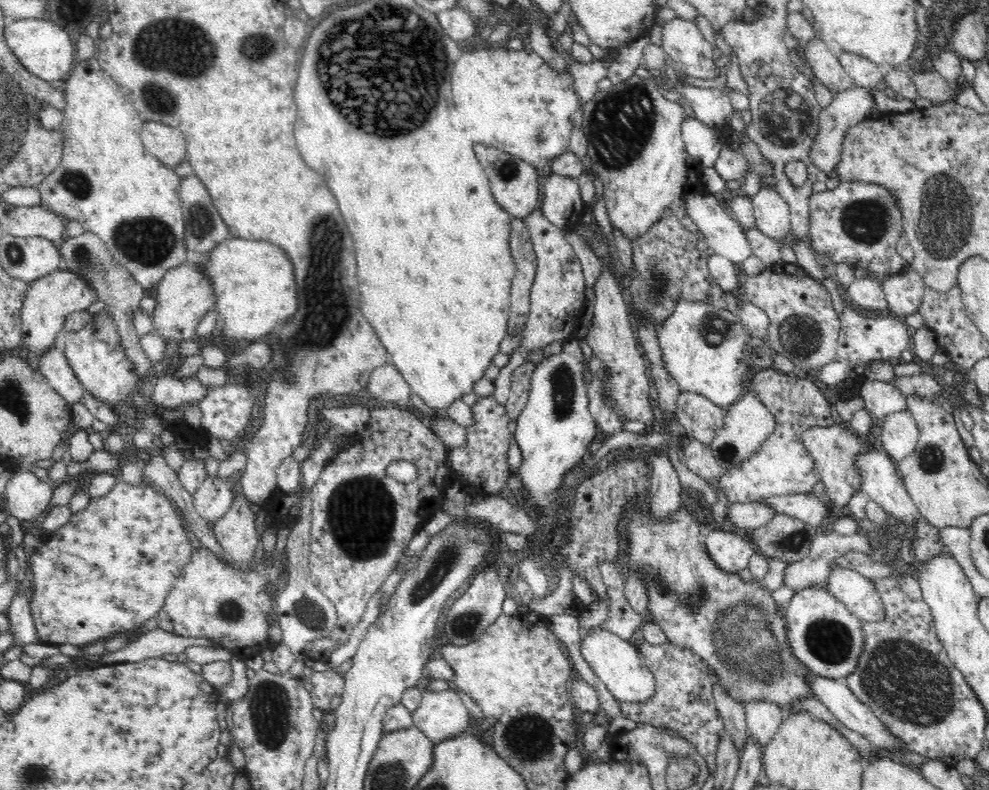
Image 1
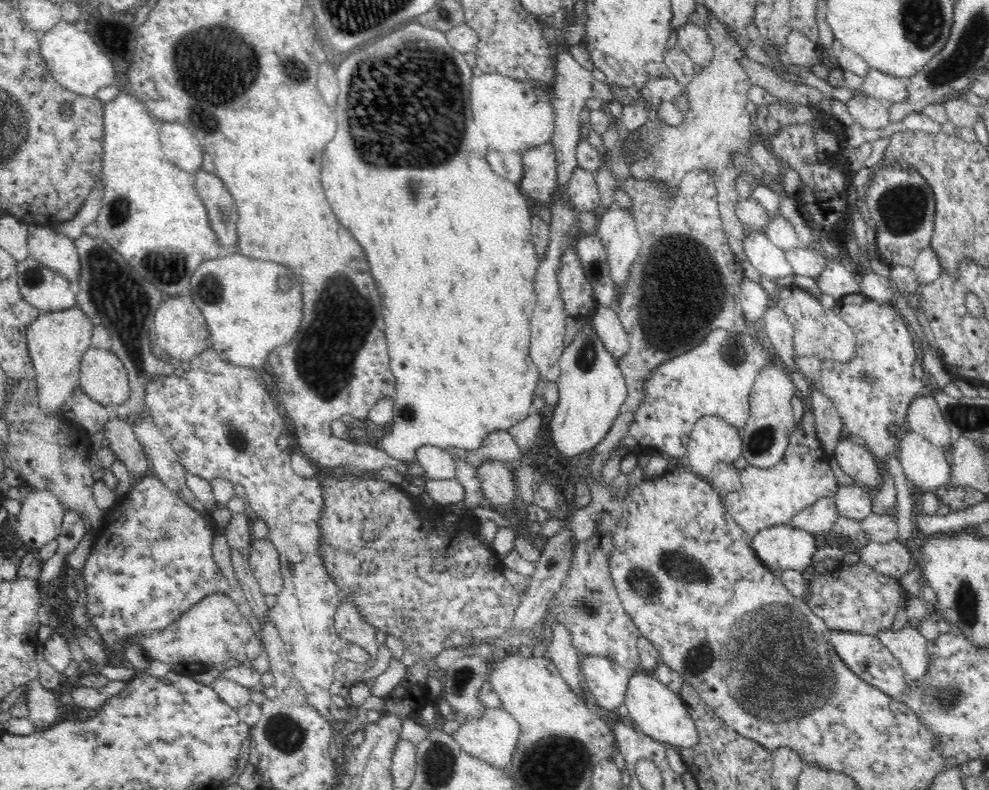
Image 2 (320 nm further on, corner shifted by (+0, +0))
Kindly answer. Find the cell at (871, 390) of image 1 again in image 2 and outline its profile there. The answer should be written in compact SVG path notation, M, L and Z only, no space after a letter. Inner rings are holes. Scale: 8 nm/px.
M929 393L914 398L906 410L907 428L921 434L940 450L950 447L954 441L943 418L936 399Z

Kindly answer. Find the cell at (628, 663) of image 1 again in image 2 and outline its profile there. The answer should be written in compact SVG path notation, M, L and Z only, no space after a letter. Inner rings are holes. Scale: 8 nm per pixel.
M641 670L630 672L624 704L629 712L629 722L659 743L667 742L677 748L690 748L699 740L696 725L678 692L669 690L653 674Z

